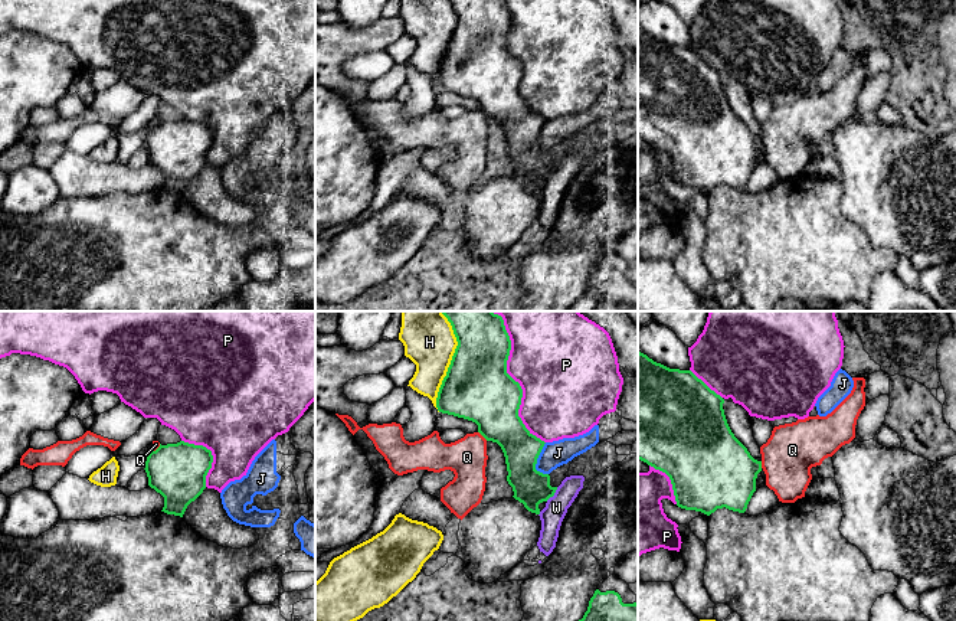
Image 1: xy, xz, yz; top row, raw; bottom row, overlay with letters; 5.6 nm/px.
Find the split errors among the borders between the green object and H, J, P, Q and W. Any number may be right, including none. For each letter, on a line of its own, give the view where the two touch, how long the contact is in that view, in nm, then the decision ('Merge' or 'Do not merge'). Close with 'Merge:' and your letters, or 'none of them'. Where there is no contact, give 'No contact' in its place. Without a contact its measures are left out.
H: Touches green in xz. Shared border 500 nm. Do not merge
J: Touches green in xz. Shared border 180 nm. Do not merge
P: Touches green in xz. Shared border 700 nm. Do not merge
Q: Touches green in xz. Shared border 80 nm. Do not merge
W: Touches green in xz. Shared border 100 nm. Do not merge
Merge: none of them

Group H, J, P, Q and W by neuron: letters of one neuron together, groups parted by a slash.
H / J / P / Q / W

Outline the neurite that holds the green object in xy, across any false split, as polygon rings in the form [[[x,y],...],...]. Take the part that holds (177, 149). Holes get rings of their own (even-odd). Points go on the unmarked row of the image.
[[[184,118],[161,122],[145,138],[148,163],[164,174],[161,189],[183,195],[187,183],[206,166],[212,128]]]

